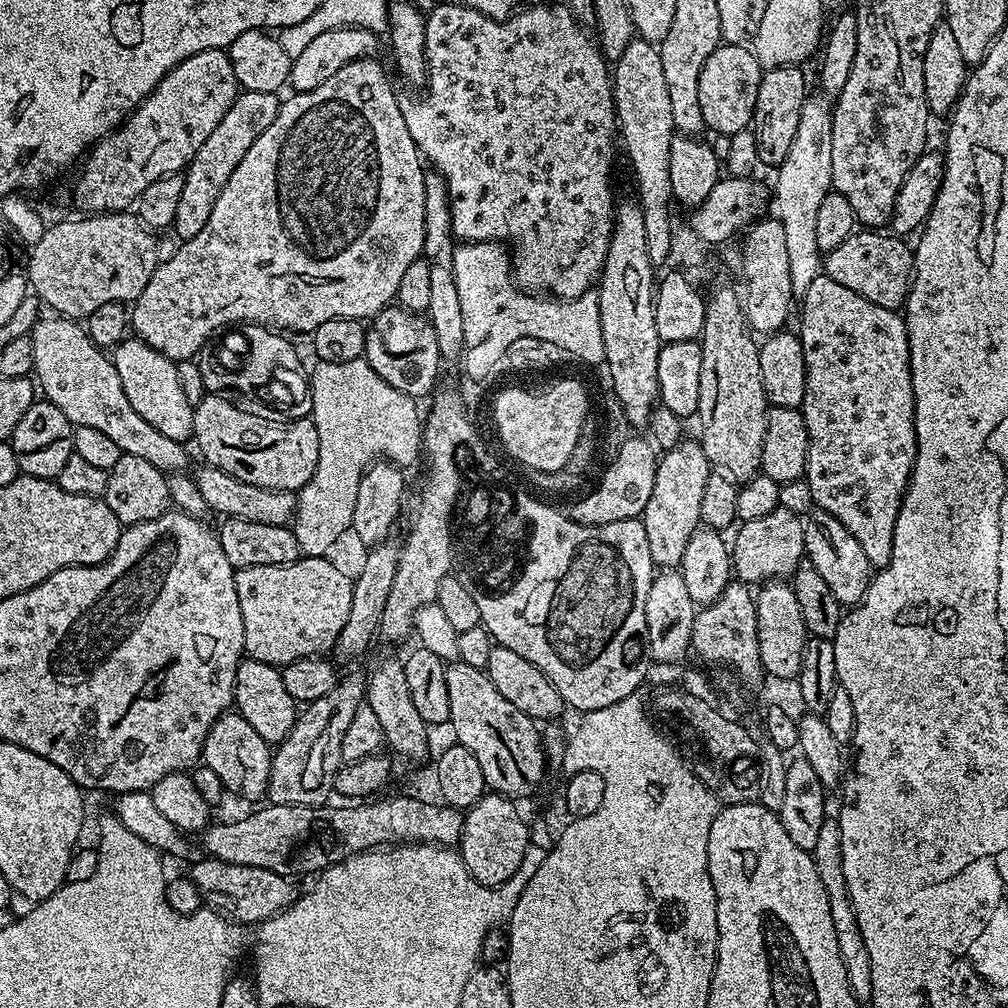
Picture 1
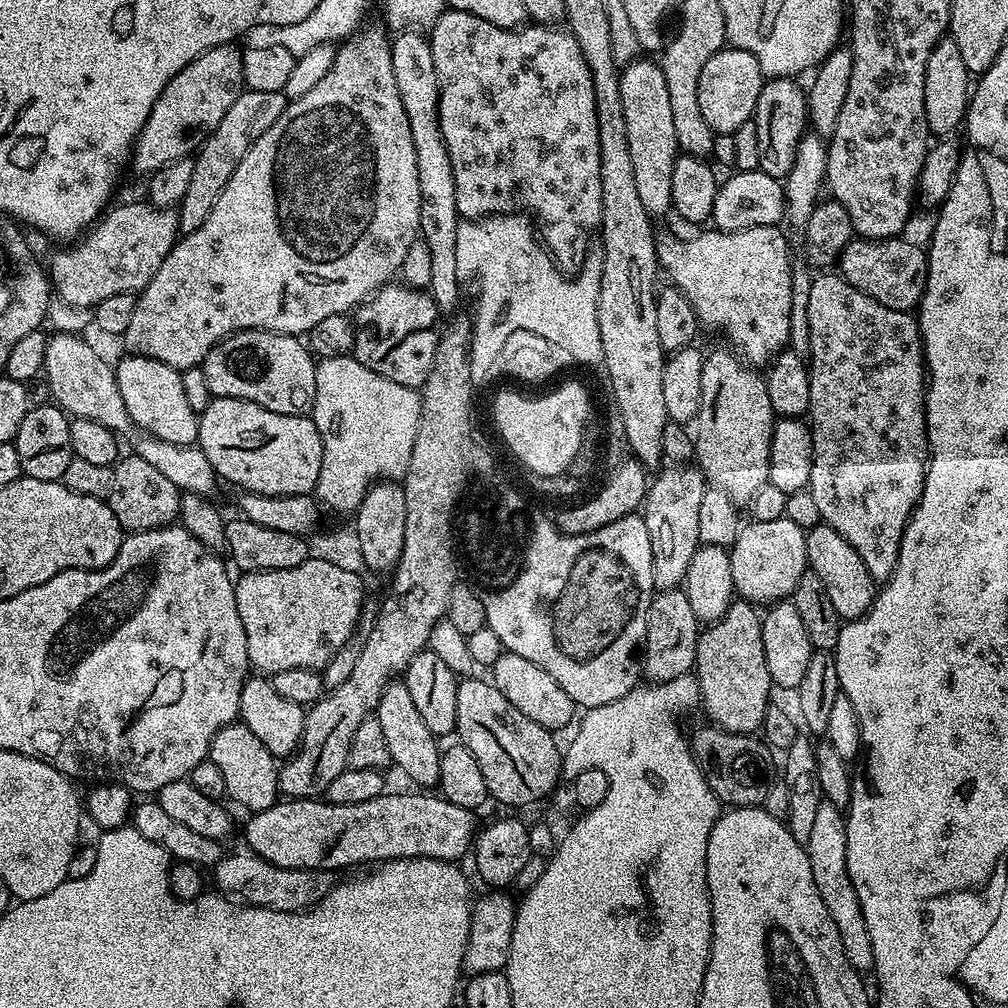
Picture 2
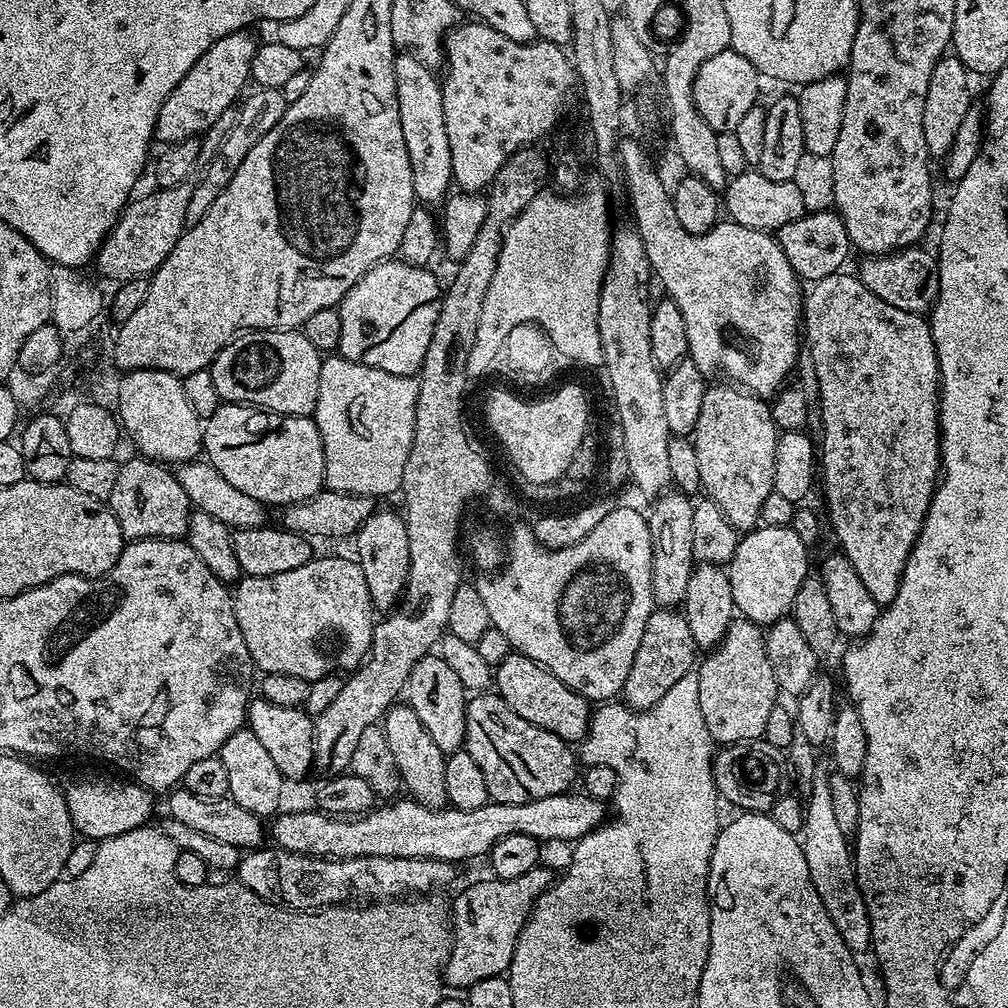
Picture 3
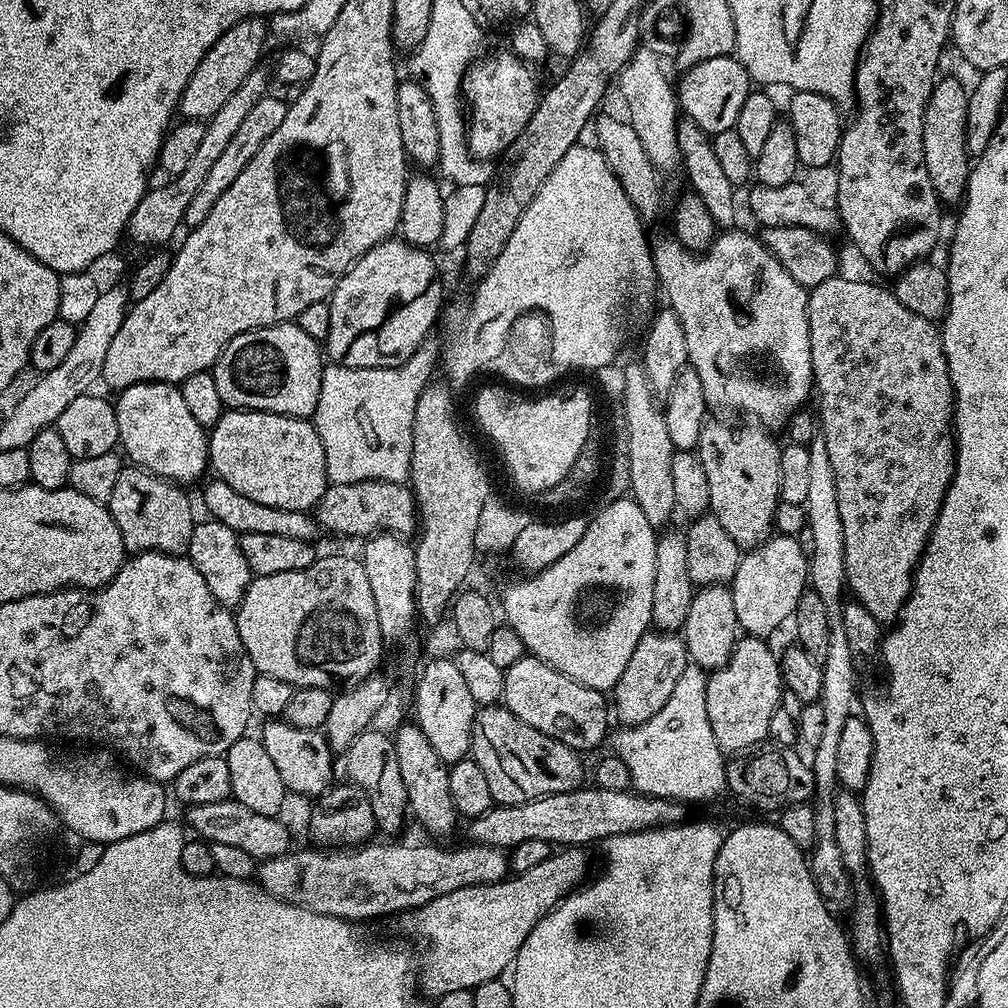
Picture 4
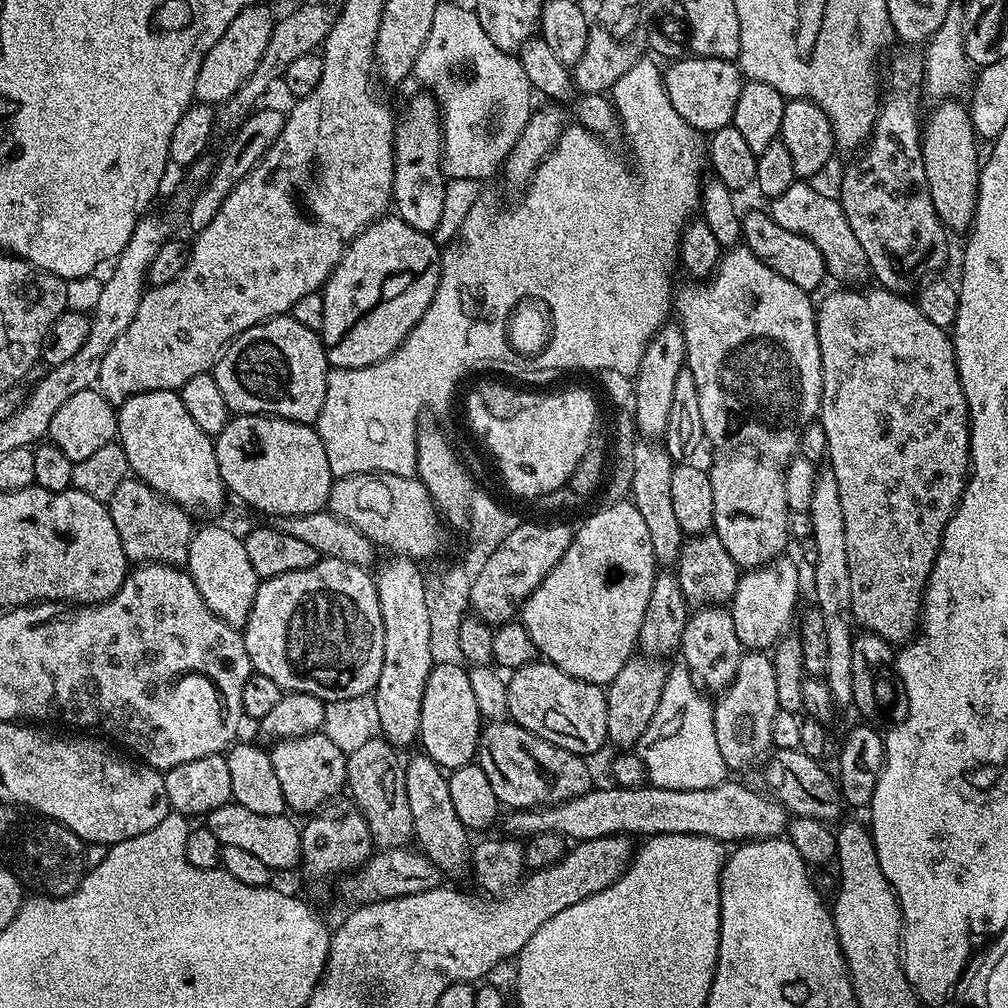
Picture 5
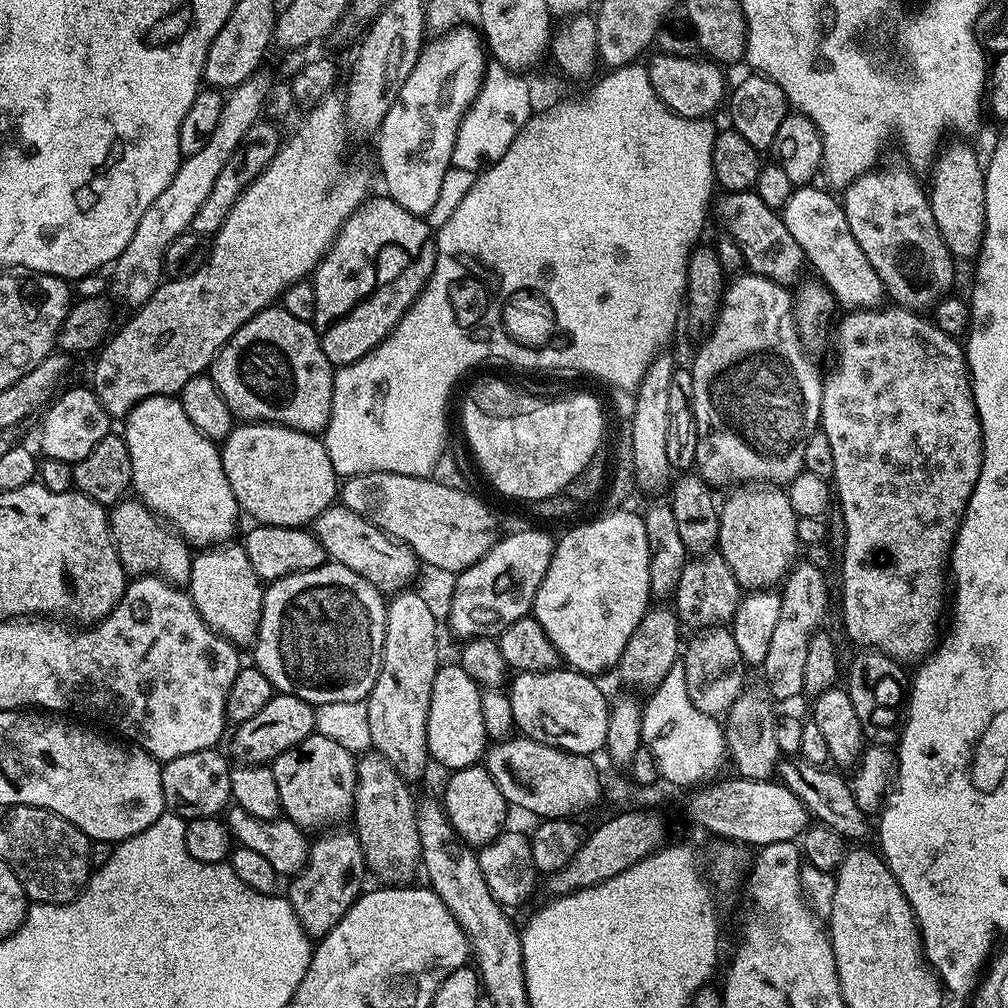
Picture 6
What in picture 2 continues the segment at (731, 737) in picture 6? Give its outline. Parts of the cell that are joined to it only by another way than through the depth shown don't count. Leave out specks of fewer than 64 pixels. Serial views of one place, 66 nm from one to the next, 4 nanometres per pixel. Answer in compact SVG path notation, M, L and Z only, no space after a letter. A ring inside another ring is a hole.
M733 602L720 620L711 621L708 628L696 637L696 663L694 675L700 687L699 703L704 704L704 712L711 723L728 732L741 734L756 734L761 731L764 715L770 703L768 695L774 692L774 685L770 678L770 670L766 670L766 654L762 650L762 619L761 613L751 603Z

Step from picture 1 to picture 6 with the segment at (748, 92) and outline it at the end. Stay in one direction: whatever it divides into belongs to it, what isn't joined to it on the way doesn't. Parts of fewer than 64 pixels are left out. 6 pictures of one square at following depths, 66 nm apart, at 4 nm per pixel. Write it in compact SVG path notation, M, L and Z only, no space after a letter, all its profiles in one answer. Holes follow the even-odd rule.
M656 54L652 61L647 61L646 67L654 86L654 94L658 94L660 101L671 112L676 112L682 118L702 120L711 117L711 112L716 112L719 108L721 111L730 88L730 84L724 81L725 69L721 65L696 56Z

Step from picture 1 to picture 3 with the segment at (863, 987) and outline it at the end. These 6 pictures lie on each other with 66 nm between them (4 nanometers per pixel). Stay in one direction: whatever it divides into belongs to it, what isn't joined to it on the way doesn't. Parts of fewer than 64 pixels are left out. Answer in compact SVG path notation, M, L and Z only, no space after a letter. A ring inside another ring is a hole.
M826 758L817 759L814 776L808 787L810 796L806 798L800 841L814 890L817 891L818 898L826 907L830 920L837 927L838 934L854 954L867 953L871 949L872 942L869 910L856 880L855 863L849 837L839 829L839 823L835 820L830 791L831 773L831 761Z

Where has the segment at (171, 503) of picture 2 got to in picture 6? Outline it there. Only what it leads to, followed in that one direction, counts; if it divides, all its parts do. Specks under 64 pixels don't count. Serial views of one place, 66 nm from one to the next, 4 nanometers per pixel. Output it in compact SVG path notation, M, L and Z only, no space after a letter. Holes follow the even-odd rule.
M125 498L111 505L108 529L112 532L118 558L129 577L159 576L170 584L187 585L192 569L193 549L175 528L148 509L139 498Z

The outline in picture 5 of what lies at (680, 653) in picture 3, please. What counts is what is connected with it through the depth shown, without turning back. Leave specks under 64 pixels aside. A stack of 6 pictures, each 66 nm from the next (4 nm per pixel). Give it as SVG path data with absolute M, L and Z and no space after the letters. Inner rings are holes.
M633 654L618 670L618 674L606 685L606 730L608 740L616 743L620 750L632 750L640 743L640 736L646 734L646 726L650 726L650 718L654 718L654 710L658 710L658 702L662 698L662 690L666 686L669 665L663 659L643 654Z

